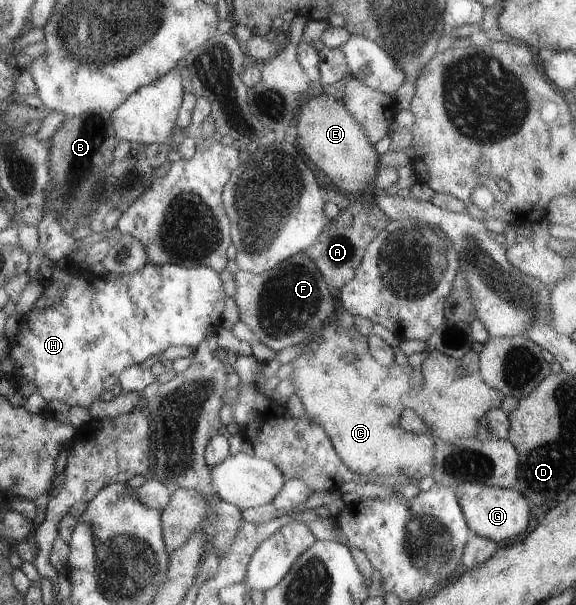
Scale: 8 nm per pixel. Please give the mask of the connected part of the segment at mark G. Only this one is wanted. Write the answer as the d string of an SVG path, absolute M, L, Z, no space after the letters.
M475 482L455 485L454 494L463 514L465 525L472 534L485 537L495 543L507 543L521 537L529 523L529 508L523 495L512 488L498 488Z

